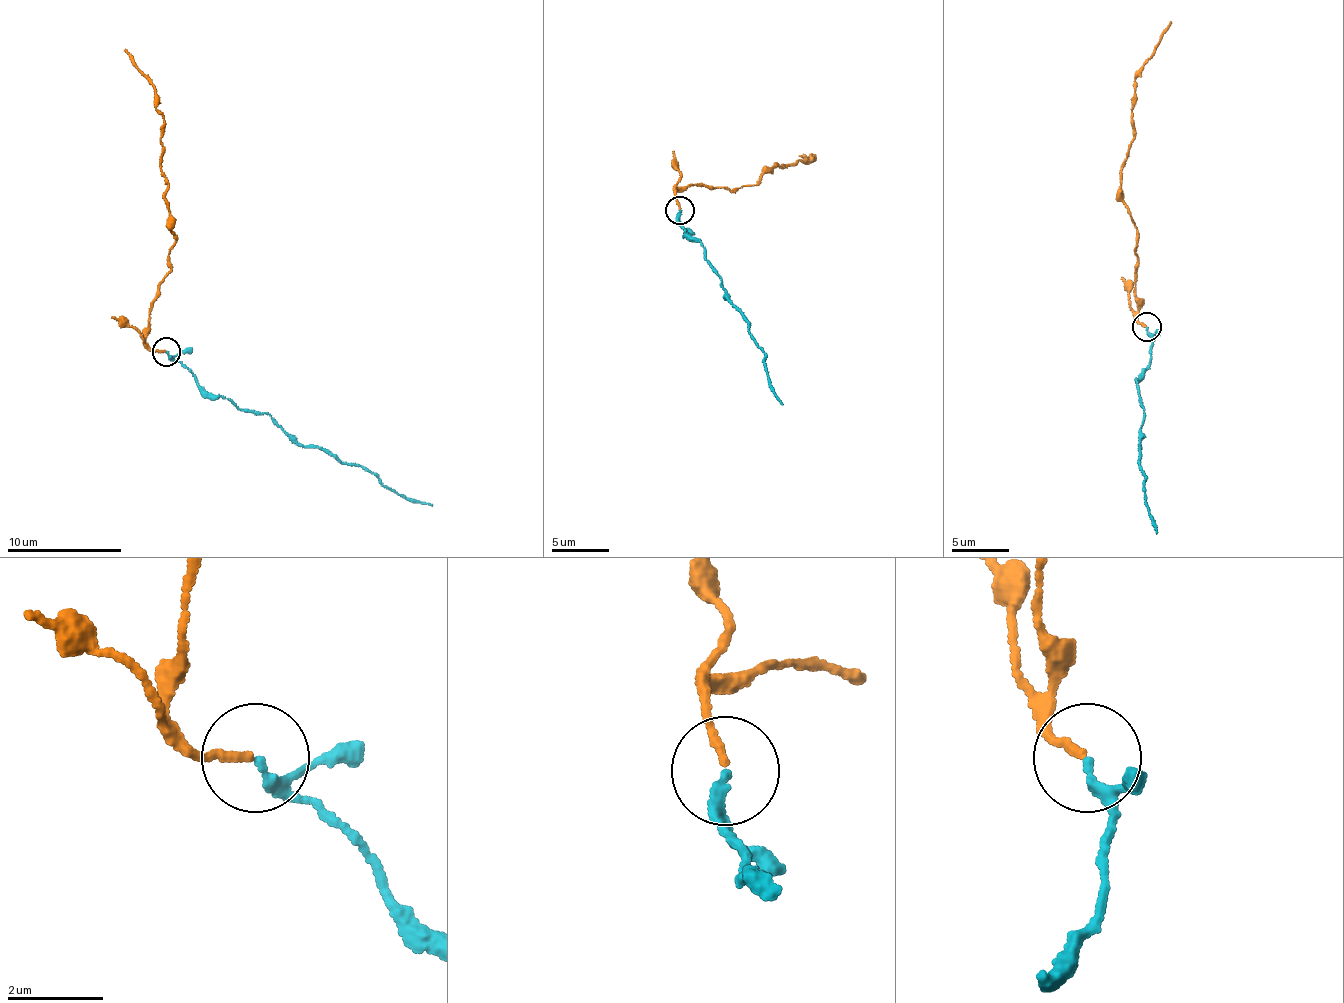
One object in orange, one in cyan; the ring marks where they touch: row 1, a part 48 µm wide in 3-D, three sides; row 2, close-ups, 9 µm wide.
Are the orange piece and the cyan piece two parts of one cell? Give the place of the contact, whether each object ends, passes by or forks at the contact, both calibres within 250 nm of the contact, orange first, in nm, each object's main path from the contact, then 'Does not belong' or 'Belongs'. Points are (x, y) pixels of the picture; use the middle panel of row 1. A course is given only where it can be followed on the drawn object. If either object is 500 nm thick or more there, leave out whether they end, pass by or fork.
Place: (680, 210). At the ring orange ends. At the ring cyan passes by. Thickness 150 nm (orange) against 130 nm. Course of orange: (681, 208), (675, 188), (752, 186), (779, 163), (816, 155), (812, 160), (800, 155). Course of cyan: (681, 211), (683, 234), (703, 243), (730, 302), (747, 317), (780, 405). Belongs

